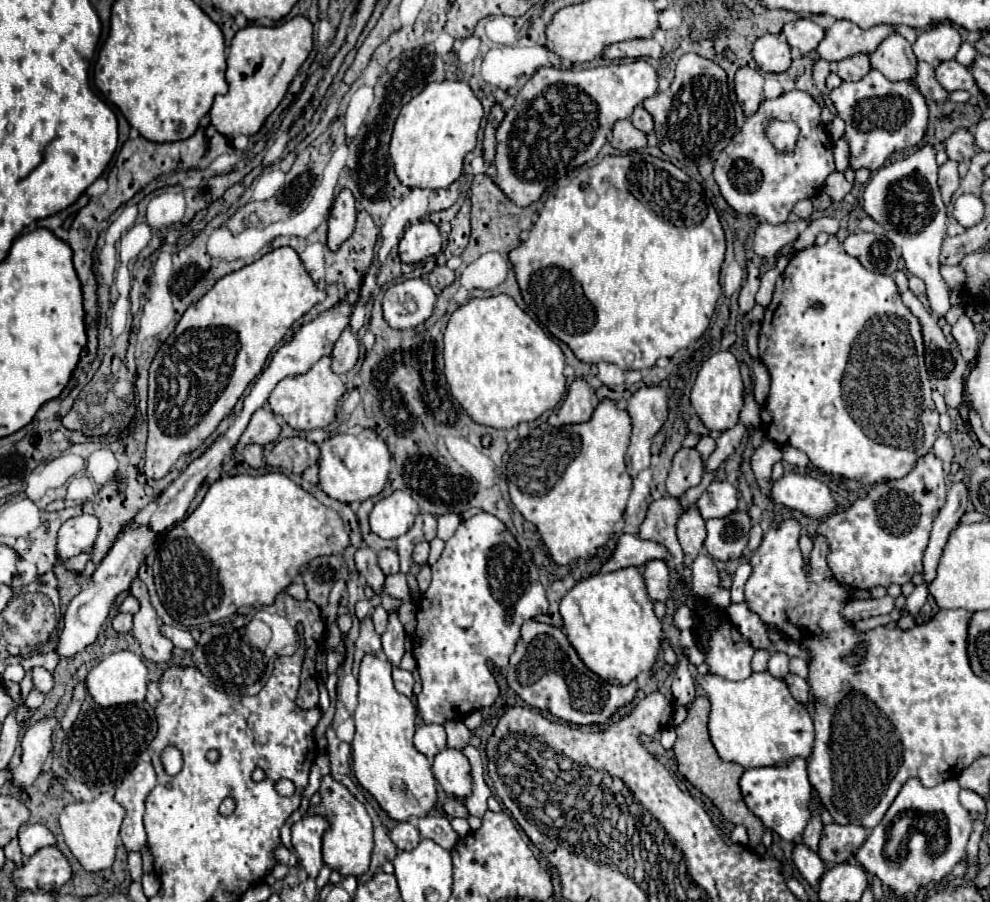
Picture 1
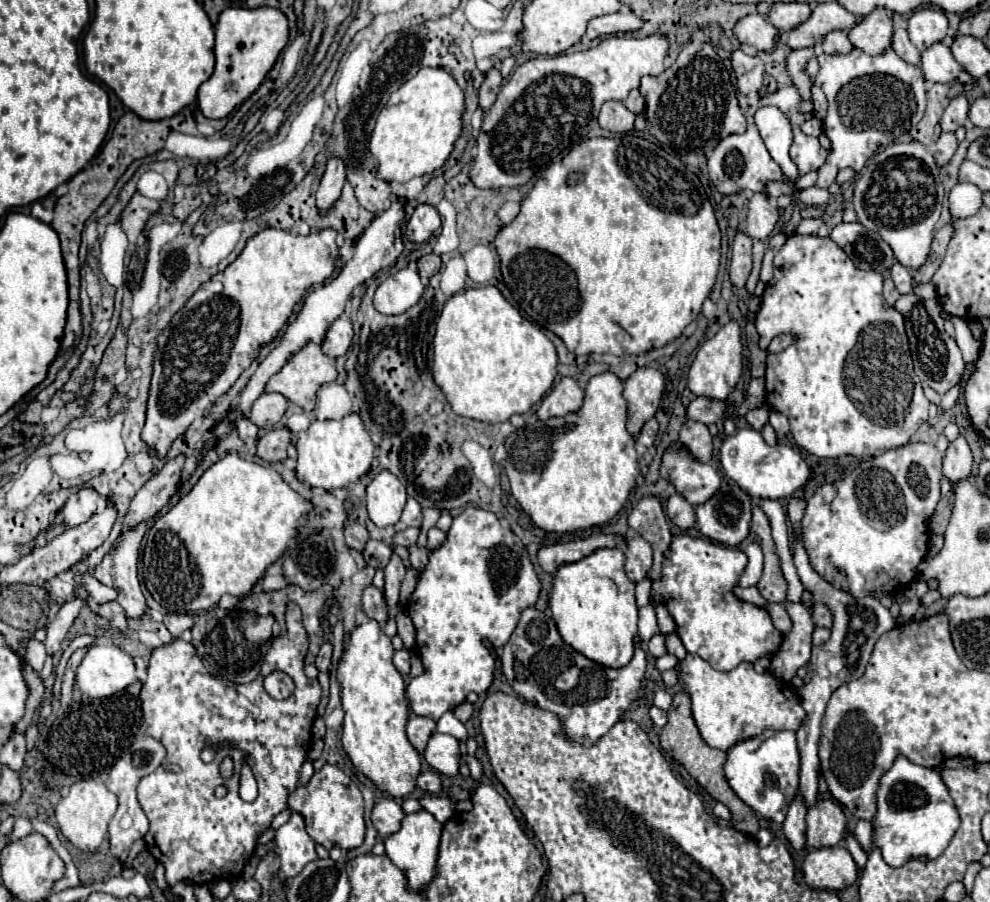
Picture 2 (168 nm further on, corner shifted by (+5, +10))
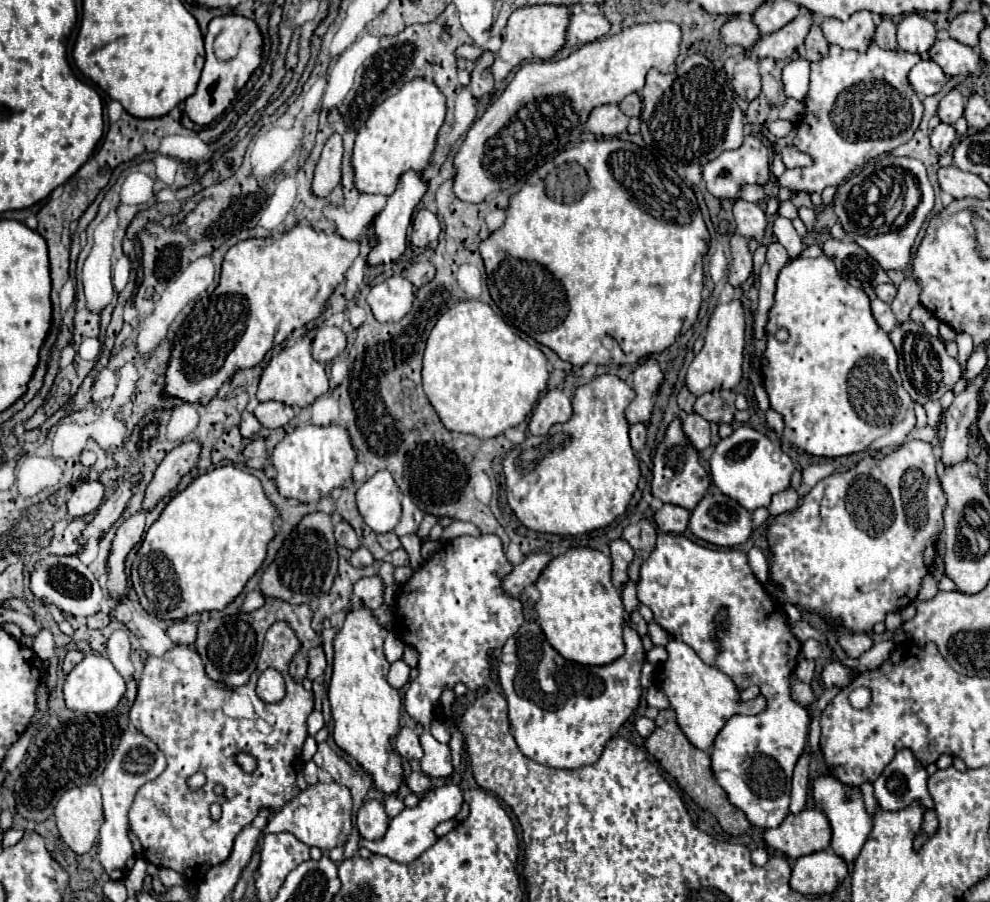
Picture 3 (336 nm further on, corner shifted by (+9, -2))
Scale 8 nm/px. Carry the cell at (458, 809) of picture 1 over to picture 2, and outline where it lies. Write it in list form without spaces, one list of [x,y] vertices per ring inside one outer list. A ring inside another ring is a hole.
[[[422,771],[416,777],[416,785],[418,785],[418,789],[422,789],[424,793],[430,793],[430,795],[436,795],[442,791],[442,781],[436,771]]]

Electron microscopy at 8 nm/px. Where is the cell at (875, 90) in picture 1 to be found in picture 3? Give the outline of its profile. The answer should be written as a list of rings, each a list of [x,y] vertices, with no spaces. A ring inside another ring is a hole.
[[[876,43],[870,45],[868,53],[830,45],[830,55],[810,65],[810,91],[804,99],[806,111],[796,123],[798,133],[792,141],[796,149],[812,155],[814,165],[786,171],[778,179],[780,187],[794,193],[822,193],[828,185],[842,185],[874,157],[910,141],[924,111],[922,101],[908,83],[908,73],[918,61],[920,55],[886,51]]]

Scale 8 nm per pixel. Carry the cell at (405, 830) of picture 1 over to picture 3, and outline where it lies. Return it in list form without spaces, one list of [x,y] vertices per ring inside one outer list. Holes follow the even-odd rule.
[[[368,801],[362,805],[362,809],[358,811],[358,831],[364,839],[368,841],[378,841],[386,835],[390,817],[386,815],[386,809],[382,803]]]

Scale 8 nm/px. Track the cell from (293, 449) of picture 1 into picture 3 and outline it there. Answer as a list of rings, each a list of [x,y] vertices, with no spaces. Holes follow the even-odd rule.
[[[254,439],[246,445],[244,449],[244,457],[246,457],[246,465],[252,469],[264,469],[264,463],[268,459],[268,449],[266,449],[266,441],[264,439]]]

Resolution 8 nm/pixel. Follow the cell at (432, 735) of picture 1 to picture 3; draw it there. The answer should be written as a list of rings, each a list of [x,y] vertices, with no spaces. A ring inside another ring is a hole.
[[[402,727],[396,737],[396,751],[406,761],[420,761],[422,759],[422,745],[420,745],[418,733],[410,727]]]

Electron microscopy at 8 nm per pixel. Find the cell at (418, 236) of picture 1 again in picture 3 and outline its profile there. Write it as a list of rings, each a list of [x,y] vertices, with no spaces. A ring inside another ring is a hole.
[[[420,209],[414,215],[414,221],[412,221],[410,243],[414,247],[426,247],[430,241],[438,239],[438,235],[440,235],[440,221],[438,221],[438,217],[432,211],[428,211],[428,209]]]

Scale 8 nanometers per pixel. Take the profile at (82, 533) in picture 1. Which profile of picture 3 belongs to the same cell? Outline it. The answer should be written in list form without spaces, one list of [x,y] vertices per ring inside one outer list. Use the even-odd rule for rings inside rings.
[[[96,479],[78,485],[72,497],[68,499],[68,515],[82,519],[84,515],[92,513],[100,505],[102,495],[104,495],[104,487]]]

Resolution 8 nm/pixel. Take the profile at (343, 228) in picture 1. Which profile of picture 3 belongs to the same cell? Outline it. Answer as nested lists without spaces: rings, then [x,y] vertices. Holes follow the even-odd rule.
[[[332,135],[324,145],[320,161],[314,171],[312,191],[316,197],[328,197],[342,179],[342,137]]]

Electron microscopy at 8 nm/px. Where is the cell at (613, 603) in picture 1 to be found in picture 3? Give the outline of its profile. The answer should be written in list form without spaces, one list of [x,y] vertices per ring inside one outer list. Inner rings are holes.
[[[576,547],[568,549],[564,555],[554,557],[548,567],[542,571],[542,575],[536,581],[536,589],[540,591],[540,601],[536,603],[538,611],[538,623],[550,641],[554,649],[566,657],[568,661],[582,663],[582,665],[610,665],[610,661],[616,661],[624,653],[624,641],[622,641],[622,629],[624,629],[624,605],[620,591],[614,589],[610,581],[610,557],[596,549],[588,547]]]

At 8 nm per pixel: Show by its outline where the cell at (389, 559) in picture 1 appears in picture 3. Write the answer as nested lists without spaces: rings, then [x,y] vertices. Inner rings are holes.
[[[360,547],[360,549],[356,549],[356,551],[352,553],[350,563],[352,563],[356,569],[362,569],[362,567],[372,565],[372,563],[374,563],[374,557],[372,557],[372,553],[370,553],[366,547]]]

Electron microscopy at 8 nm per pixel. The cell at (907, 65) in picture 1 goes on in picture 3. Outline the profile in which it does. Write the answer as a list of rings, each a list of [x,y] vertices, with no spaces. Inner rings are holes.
[[[858,11],[848,21],[824,19],[820,27],[828,43],[838,45],[842,49],[858,49],[860,53],[866,53],[870,41],[874,41],[874,19],[876,17],[870,11]]]

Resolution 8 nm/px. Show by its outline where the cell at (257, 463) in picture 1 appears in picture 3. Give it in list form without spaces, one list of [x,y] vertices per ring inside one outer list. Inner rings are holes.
[[[244,411],[244,413],[242,413],[242,423],[240,423],[240,435],[242,435],[244,439],[250,439],[250,437],[254,437],[258,431],[260,431],[258,419],[256,419],[250,411]]]

